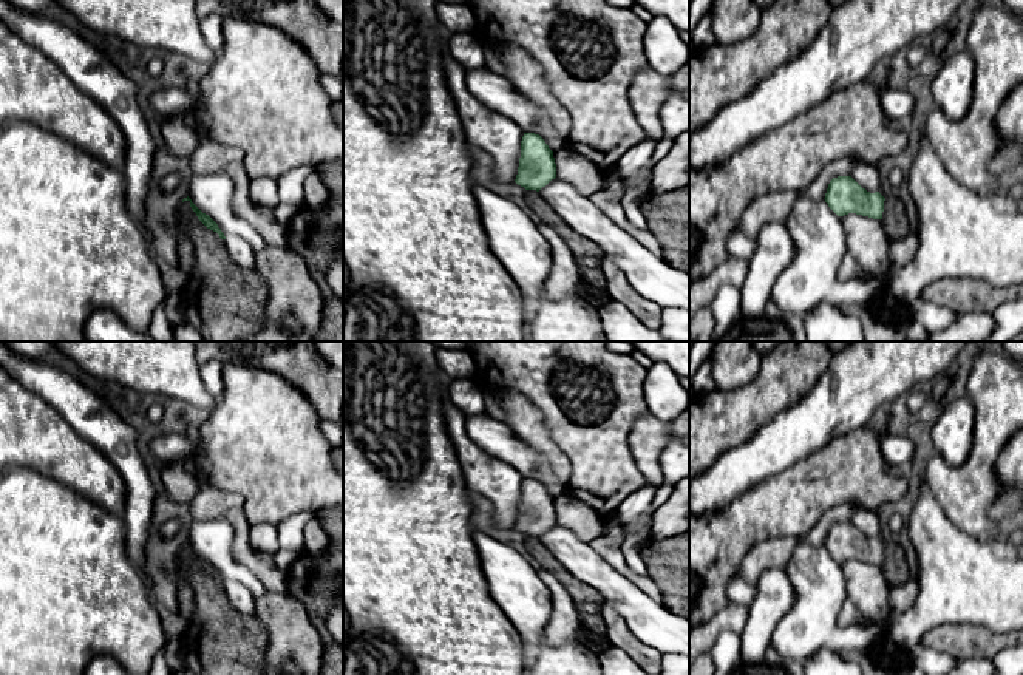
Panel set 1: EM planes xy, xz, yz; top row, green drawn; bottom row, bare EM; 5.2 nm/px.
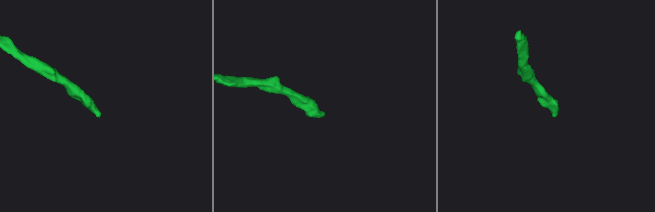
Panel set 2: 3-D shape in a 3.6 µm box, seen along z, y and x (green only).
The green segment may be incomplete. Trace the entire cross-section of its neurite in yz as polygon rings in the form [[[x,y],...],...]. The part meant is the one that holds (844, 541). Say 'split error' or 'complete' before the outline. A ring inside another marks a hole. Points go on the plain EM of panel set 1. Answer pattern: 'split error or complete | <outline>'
complete | [[[851,522],[833,524],[824,545],[838,562],[856,559],[882,565],[885,544],[879,538],[867,538]]]

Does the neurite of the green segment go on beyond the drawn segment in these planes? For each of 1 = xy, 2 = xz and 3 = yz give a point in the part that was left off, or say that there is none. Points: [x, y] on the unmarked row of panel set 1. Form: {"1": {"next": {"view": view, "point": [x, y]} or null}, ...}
{"1": {"next": null}, "2": {"next": null}, "3": {"next": null}}

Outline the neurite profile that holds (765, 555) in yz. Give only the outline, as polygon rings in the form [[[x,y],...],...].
[[[851,504],[838,505],[825,511],[805,536],[787,536],[756,544],[745,555],[739,568],[739,576],[749,584],[756,584],[765,570],[787,564],[799,544],[824,545],[830,527],[838,522],[850,522],[851,514]]]

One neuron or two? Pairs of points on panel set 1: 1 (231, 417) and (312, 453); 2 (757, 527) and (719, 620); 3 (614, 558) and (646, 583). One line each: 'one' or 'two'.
1: one
2: two
3: one

